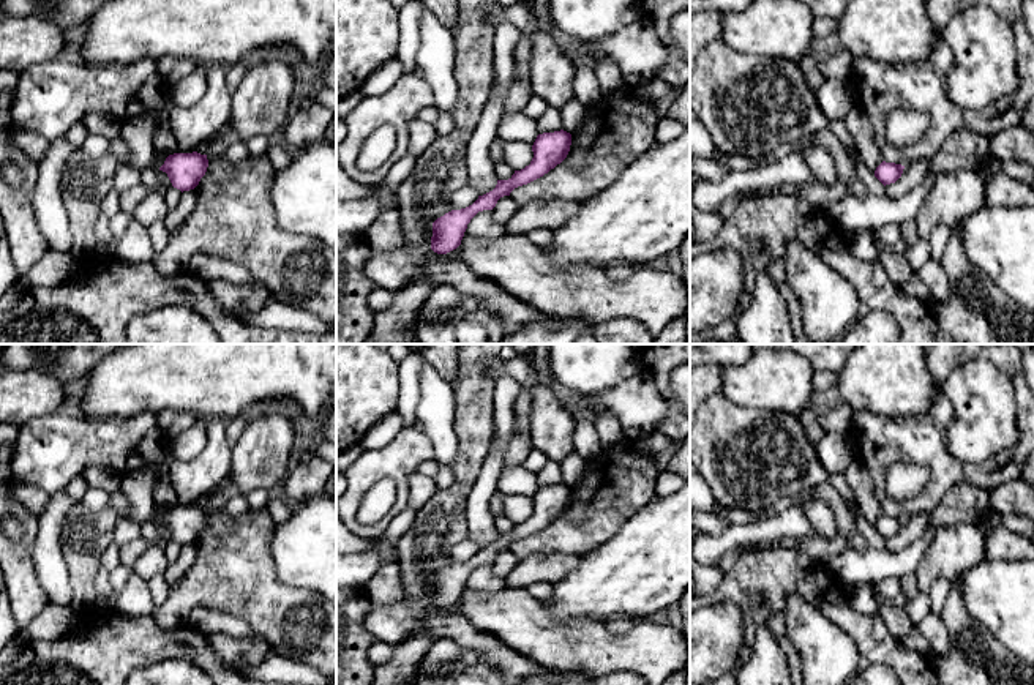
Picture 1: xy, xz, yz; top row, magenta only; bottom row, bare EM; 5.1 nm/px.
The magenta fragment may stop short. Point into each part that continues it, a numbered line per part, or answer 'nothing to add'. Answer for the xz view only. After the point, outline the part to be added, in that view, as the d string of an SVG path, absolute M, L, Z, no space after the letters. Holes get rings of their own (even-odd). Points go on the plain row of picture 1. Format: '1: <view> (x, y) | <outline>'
nothing to add

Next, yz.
nothing to add

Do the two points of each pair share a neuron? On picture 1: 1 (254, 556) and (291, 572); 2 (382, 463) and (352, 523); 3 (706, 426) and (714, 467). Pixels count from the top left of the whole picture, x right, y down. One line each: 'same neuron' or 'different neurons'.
1: different neurons
2: same neuron
3: same neuron

